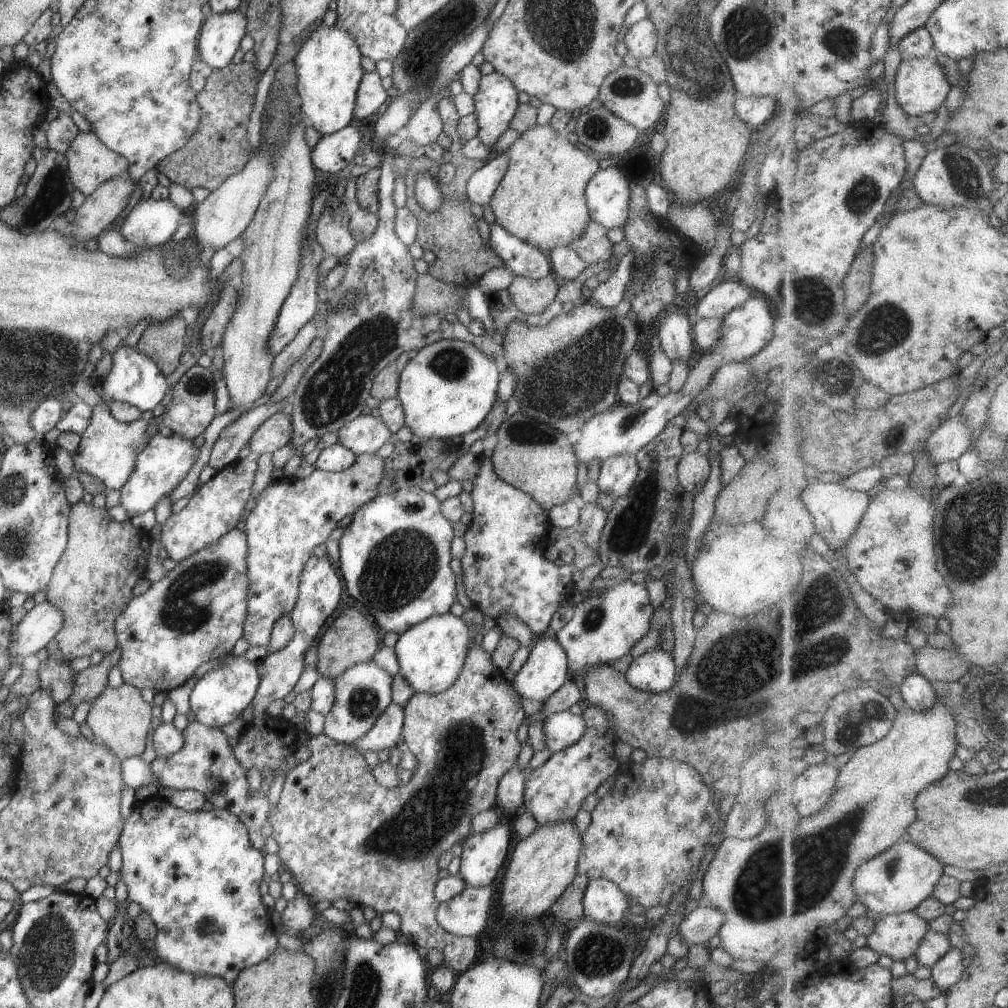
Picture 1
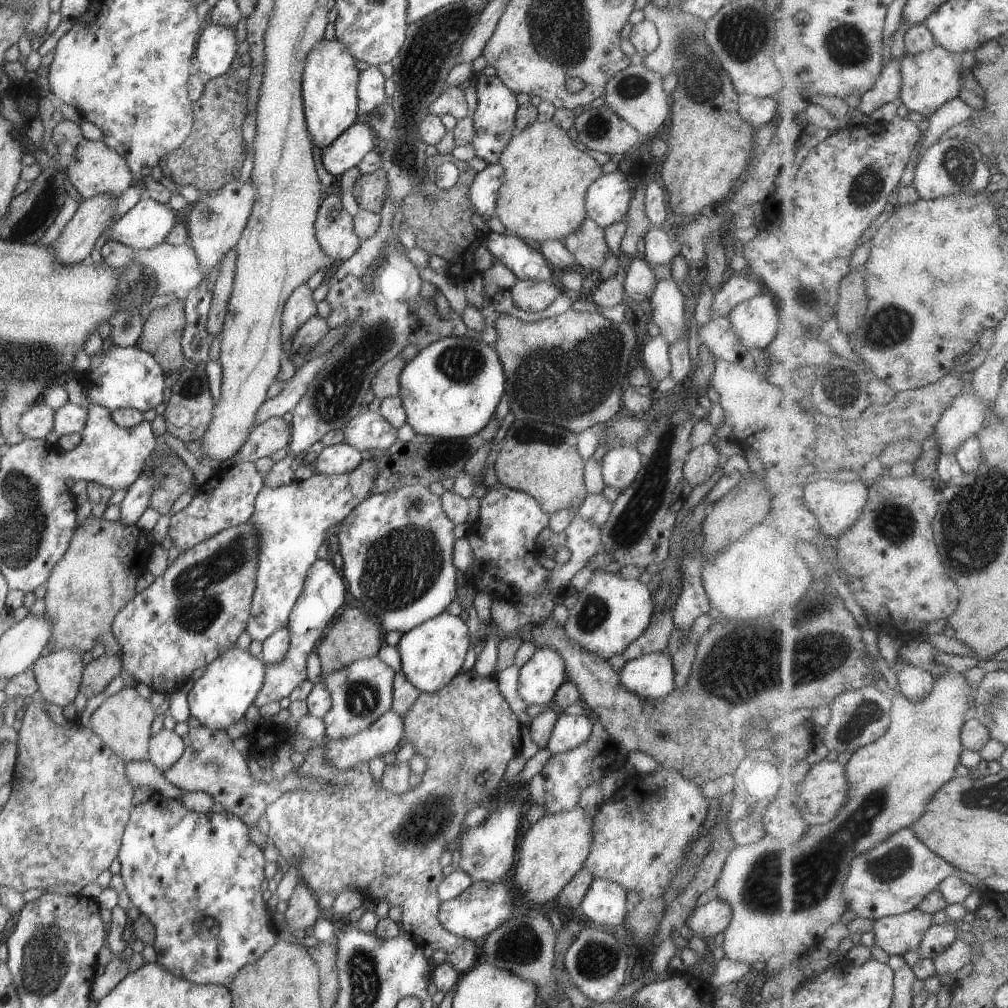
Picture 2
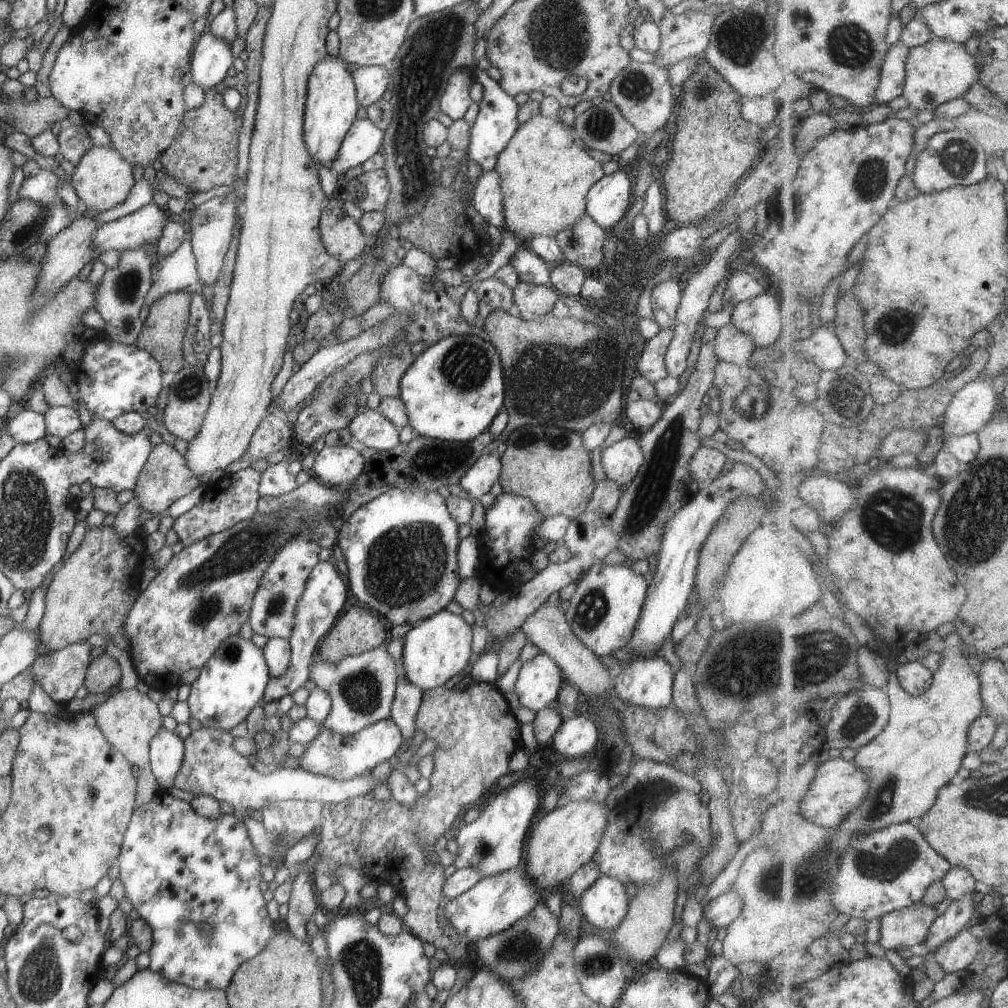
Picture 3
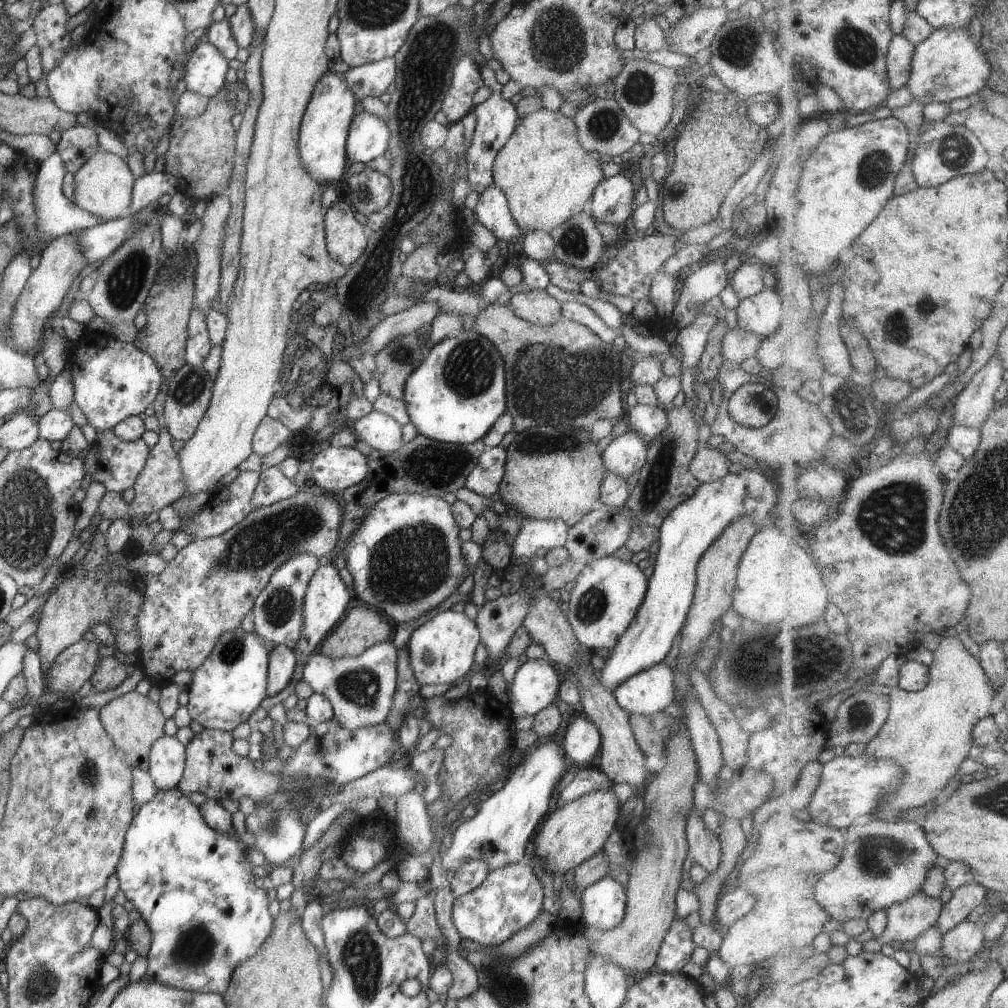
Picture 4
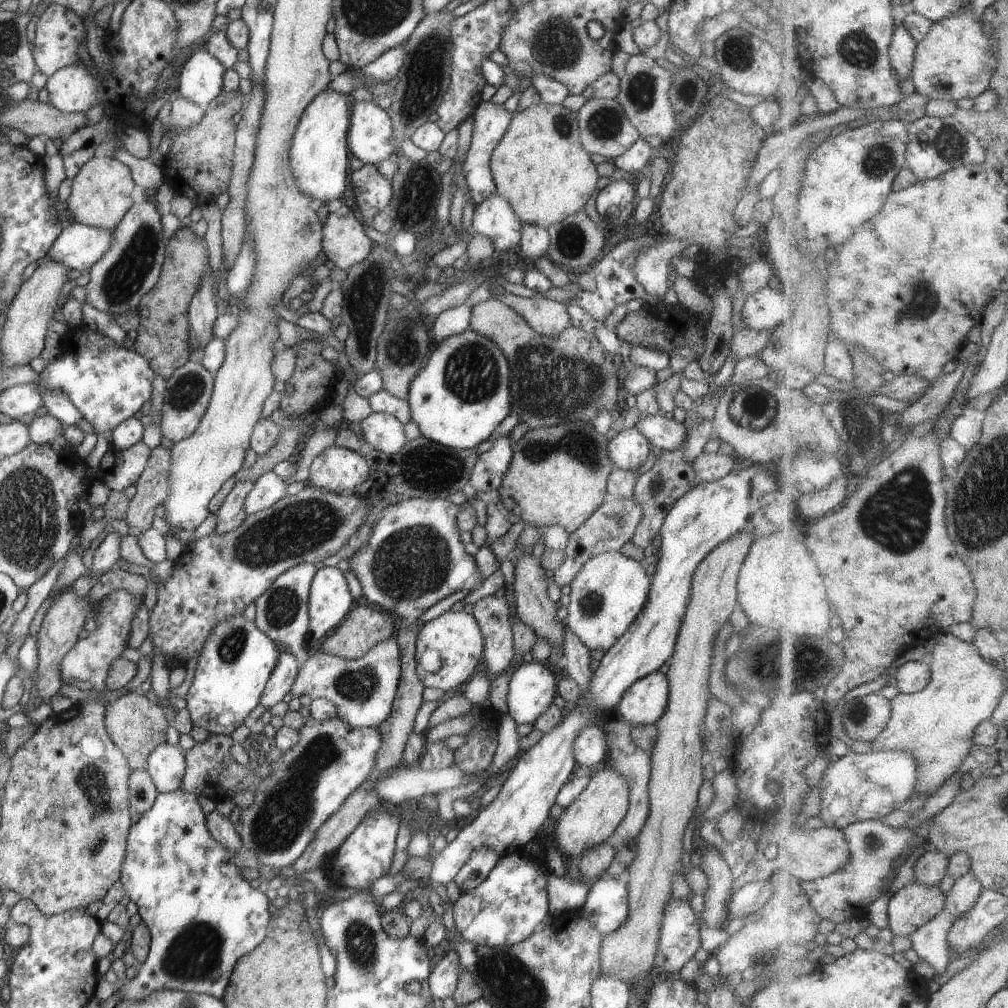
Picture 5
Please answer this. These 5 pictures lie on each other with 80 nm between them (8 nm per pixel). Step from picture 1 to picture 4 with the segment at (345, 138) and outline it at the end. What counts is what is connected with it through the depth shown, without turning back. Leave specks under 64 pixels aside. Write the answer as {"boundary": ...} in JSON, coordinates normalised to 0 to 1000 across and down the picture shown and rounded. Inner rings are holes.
{"boundary":[[[359,107],[350,113],[342,141],[344,162],[363,163],[374,155],[383,154],[386,127],[382,120]]]}

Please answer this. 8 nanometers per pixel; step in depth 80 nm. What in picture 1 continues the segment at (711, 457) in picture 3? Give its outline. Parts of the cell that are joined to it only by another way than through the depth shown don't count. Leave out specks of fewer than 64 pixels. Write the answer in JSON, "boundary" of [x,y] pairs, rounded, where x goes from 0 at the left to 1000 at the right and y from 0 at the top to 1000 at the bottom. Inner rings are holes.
{"boundary":[[[691,446],[678,449],[671,462],[672,478],[679,490],[691,490],[697,484],[703,470],[701,454]]]}

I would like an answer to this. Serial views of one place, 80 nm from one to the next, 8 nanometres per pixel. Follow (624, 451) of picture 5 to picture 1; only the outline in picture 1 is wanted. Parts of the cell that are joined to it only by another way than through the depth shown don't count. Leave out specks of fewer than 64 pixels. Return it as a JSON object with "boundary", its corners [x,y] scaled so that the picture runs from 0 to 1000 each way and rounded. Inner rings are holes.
{"boundary":[[[617,450],[596,458],[591,476],[594,488],[608,496],[620,492],[630,476],[633,458],[629,451]]]}

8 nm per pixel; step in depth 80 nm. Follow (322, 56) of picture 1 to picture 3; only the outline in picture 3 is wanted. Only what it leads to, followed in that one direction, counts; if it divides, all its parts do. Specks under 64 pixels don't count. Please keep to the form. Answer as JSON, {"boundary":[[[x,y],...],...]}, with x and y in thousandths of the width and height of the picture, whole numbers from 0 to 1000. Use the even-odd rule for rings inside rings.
{"boundary":[[[323,53],[309,67],[309,73],[305,75],[305,95],[303,95],[302,105],[300,137],[303,149],[309,155],[309,161],[313,166],[327,167],[328,161],[332,159],[332,155],[336,151],[336,145],[340,141],[342,131],[352,119],[355,107],[348,72],[342,67],[336,54],[328,56]]]}

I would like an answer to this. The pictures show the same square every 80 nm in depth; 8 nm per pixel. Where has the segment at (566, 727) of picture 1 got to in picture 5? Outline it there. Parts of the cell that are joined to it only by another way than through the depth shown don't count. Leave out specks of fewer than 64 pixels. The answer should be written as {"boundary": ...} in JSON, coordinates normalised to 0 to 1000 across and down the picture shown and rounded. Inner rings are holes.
{"boundary":[[[584,718],[576,724],[574,732],[568,736],[568,752],[571,759],[584,763],[599,759],[602,750],[602,728],[595,718]]]}

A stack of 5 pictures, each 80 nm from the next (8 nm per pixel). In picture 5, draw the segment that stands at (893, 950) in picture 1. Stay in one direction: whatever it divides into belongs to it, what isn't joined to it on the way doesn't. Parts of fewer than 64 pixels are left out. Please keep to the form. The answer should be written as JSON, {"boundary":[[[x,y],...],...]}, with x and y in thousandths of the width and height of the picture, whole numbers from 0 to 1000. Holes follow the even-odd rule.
{"boundary":[[[910,875],[904,876],[899,880],[896,880],[885,891],[882,897],[882,924],[881,927],[888,929],[900,929],[904,930],[908,925],[912,924],[912,921],[922,917],[926,911],[930,911],[934,905],[938,902],[938,893],[940,887],[936,886],[932,879],[928,881],[922,881],[922,879],[916,879]]]}

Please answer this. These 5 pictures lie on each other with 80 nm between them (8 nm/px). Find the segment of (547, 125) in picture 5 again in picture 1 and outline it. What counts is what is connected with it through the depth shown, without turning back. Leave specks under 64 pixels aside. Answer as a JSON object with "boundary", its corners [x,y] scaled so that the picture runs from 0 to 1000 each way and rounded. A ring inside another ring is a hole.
{"boundary":[[[532,123],[517,132],[502,150],[504,162],[501,173],[493,182],[484,200],[491,215],[490,220],[511,236],[517,237],[517,240],[530,244],[541,253],[545,252],[548,246],[564,245],[566,239],[578,232],[585,219],[579,185],[594,168],[592,160],[582,155],[576,147],[564,142],[560,131],[550,130],[544,123]]]}

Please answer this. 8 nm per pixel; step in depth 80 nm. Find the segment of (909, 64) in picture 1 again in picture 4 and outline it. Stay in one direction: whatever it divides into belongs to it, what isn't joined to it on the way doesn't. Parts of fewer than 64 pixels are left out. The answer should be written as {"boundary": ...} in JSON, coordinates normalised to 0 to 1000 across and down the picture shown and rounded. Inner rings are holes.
{"boundary":[[[947,26],[930,28],[921,40],[909,47],[901,89],[905,97],[912,99],[918,106],[926,101],[932,101],[933,103],[945,102],[950,98],[965,97],[973,93],[973,89],[977,89],[977,86],[980,85],[979,82],[984,71],[985,67],[984,63],[981,62],[981,56],[973,48],[972,41],[965,40],[961,36],[959,26],[957,28],[947,28]]]}

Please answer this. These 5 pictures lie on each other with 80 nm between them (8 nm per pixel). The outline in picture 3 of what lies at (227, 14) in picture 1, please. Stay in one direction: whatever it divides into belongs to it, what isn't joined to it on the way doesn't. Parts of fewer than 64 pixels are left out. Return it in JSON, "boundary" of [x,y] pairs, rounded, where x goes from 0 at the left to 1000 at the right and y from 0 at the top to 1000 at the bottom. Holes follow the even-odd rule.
{"boundary":[[[203,29],[190,48],[187,68],[189,81],[201,90],[211,87],[224,75],[231,59],[225,42],[209,36]]]}

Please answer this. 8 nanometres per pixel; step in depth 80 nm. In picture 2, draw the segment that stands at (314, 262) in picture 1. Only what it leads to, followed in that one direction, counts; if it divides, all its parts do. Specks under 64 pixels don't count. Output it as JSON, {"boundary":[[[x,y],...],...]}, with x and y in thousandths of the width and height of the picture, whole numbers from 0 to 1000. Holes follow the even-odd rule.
{"boundary":[[[301,279],[287,291],[279,311],[280,341],[309,313],[313,312],[313,300],[309,295],[310,288]]]}

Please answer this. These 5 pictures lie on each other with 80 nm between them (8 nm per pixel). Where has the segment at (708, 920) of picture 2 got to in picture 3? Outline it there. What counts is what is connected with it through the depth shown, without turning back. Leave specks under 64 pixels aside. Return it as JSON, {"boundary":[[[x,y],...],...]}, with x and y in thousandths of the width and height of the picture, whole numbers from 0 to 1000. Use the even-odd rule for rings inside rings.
{"boundary":[[[725,882],[701,895],[696,910],[703,913],[706,921],[713,922],[717,919],[719,922],[719,919],[722,919],[731,911],[733,905],[735,905],[735,899],[739,899],[735,889]]]}

